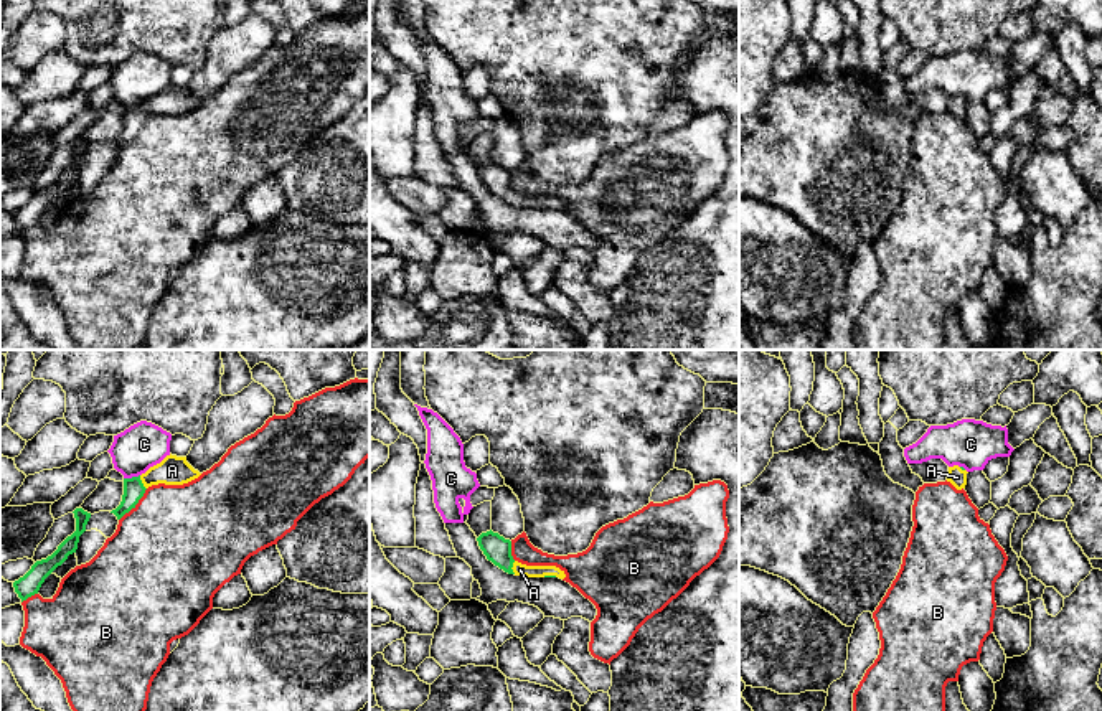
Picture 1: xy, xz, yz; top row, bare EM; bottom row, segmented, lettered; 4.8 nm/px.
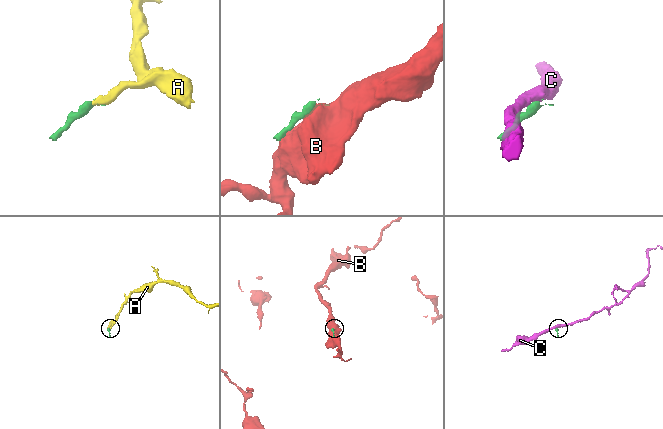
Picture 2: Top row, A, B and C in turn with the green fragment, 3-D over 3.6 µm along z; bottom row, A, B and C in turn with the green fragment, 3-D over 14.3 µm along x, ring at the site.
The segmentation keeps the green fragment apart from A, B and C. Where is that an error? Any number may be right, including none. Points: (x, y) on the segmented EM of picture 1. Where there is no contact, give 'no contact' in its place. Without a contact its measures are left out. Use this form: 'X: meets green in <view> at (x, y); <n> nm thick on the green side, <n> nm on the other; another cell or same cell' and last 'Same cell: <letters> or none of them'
A: meets green in xy at (141, 482); 100 nm thick on the green side, 140 nm on the other; same cell
B: meets green in xy at (134, 505); 100 nm thick on the green side, 480 nm on the other; another cell
C: meets green in xy at (132, 477); 100 nm thick on the green side, 220 nm on the other; another cell
Same cell: A

